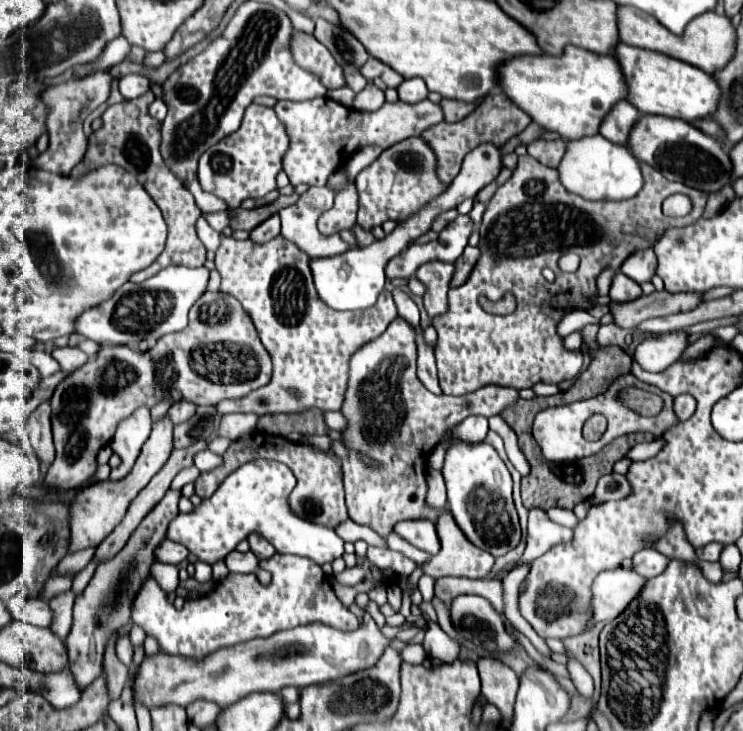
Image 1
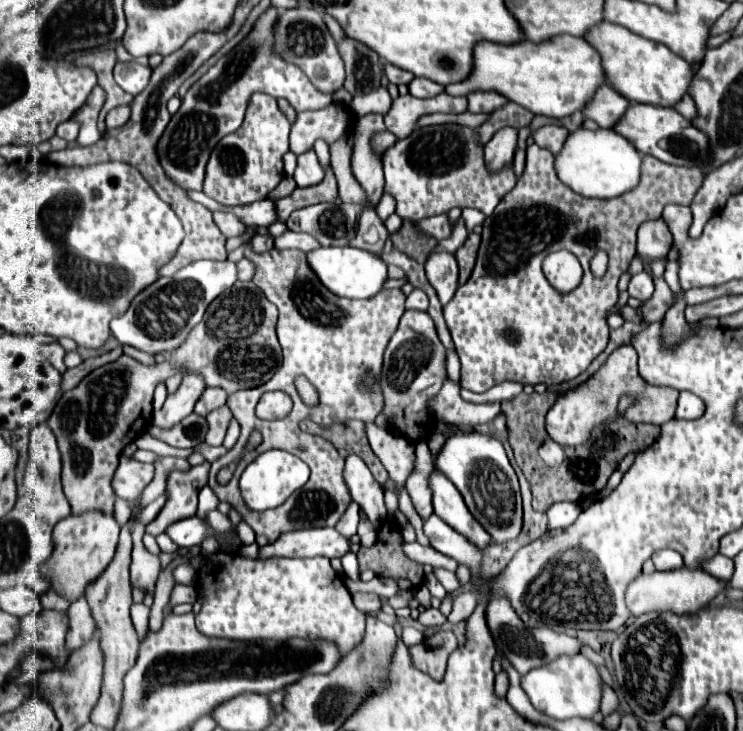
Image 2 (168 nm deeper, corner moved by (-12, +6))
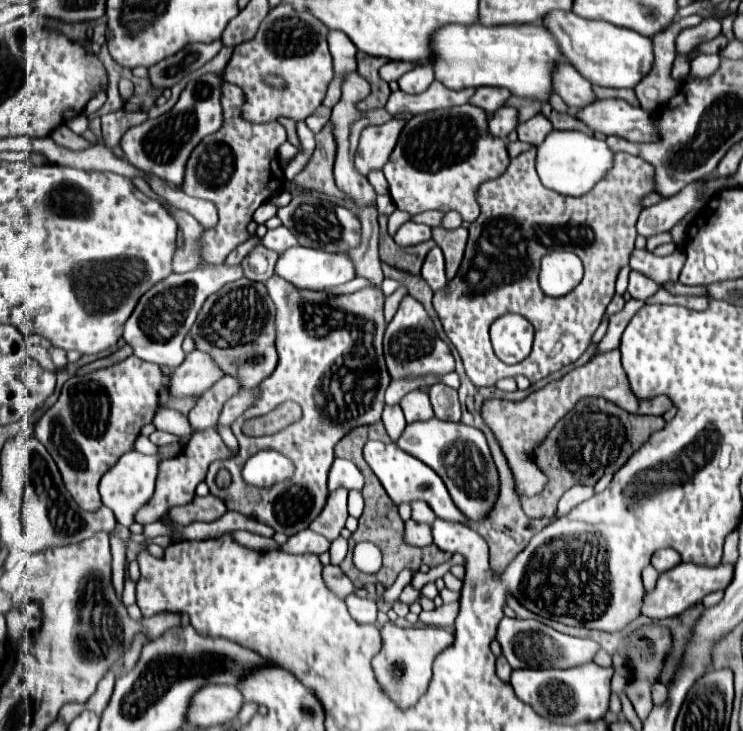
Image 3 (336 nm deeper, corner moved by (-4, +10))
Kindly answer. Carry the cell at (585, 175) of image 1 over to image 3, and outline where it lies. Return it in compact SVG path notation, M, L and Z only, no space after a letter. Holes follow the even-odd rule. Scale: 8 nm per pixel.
M552 130L546 140L536 146L536 172L546 188L566 196L580 196L584 192L590 192L596 180L608 172L612 158L614 152L610 152L604 140L598 140L584 132Z

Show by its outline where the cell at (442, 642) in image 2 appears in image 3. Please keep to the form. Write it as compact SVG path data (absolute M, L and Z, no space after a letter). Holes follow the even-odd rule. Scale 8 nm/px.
M386 622L380 630L382 648L372 660L372 668L378 684L384 688L388 698L400 708L406 710L418 702L418 698L428 690L432 680L432 662L434 658L446 650L454 636L444 628L426 626L426 628L398 628L392 622Z

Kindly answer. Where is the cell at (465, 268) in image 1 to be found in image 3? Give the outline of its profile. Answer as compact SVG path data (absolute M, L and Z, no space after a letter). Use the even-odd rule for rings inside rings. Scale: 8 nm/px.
M440 226L432 228L432 240L442 248L444 258L446 258L446 276L448 280L454 278L460 260L464 256L464 248L466 248L466 238L468 238L468 230L466 228L458 228L458 230L444 230Z

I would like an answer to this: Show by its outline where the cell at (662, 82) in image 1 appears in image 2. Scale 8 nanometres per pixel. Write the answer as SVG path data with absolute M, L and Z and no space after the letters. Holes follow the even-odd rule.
M612 22L600 24L600 28L596 28L592 36L588 36L588 42L600 52L600 56L604 56L604 70L608 72L612 86L620 90L620 94L632 102L672 108L690 90L692 76L694 76L692 64L676 56L664 44L636 36L624 26L618 26Z

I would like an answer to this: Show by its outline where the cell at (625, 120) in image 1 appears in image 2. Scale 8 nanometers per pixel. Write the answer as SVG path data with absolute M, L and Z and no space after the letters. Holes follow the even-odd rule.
M608 86L596 92L596 100L592 100L590 108L586 108L584 114L592 118L600 128L614 128L628 108L630 102L620 92Z

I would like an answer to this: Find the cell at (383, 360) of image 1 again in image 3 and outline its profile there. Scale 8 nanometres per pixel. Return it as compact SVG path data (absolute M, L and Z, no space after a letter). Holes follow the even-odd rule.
M412 296L402 298L396 316L386 328L384 356L386 356L386 366L392 378L420 376L420 374L448 374L454 368L454 356L448 344L440 340L440 336L436 334L436 328L432 326L428 312Z

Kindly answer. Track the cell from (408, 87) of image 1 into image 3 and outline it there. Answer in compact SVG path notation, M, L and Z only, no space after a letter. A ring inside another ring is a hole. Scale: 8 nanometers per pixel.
M420 64L420 66L414 66L414 70L406 72L400 80L398 80L398 86L402 92L406 94L420 94L424 92L430 84L434 82L434 72L428 64Z

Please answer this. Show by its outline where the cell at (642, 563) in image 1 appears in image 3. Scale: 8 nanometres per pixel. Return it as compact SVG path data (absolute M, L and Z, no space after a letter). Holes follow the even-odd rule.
M664 548L664 550L658 550L654 556L652 556L652 566L658 570L658 572L666 572L668 568L674 568L682 562L680 554L676 550L670 550L670 548Z

